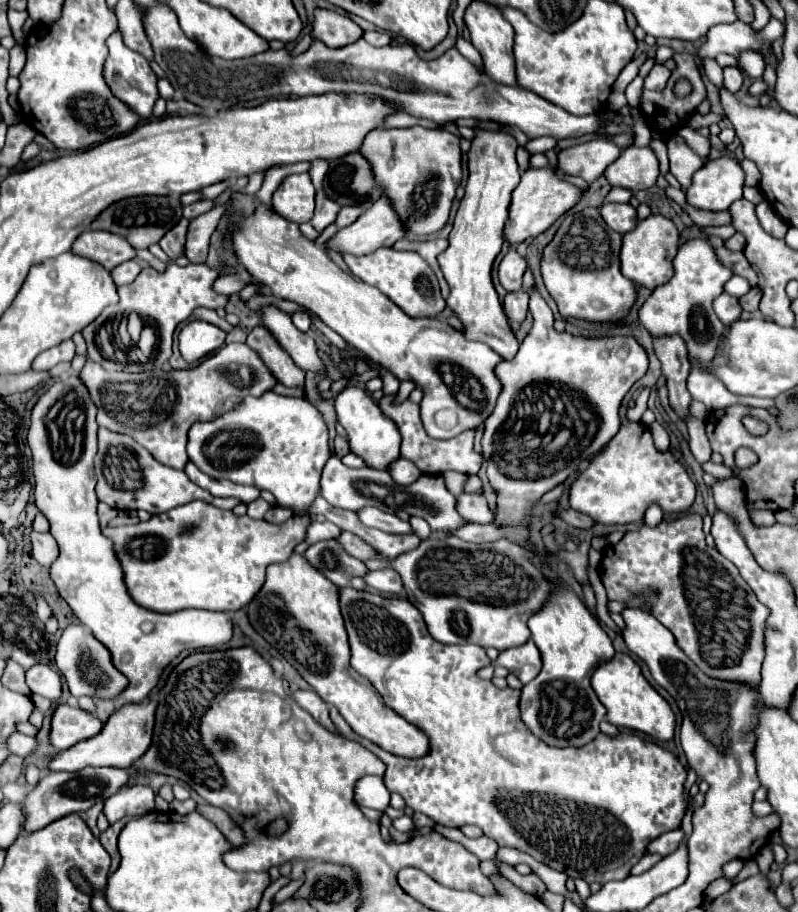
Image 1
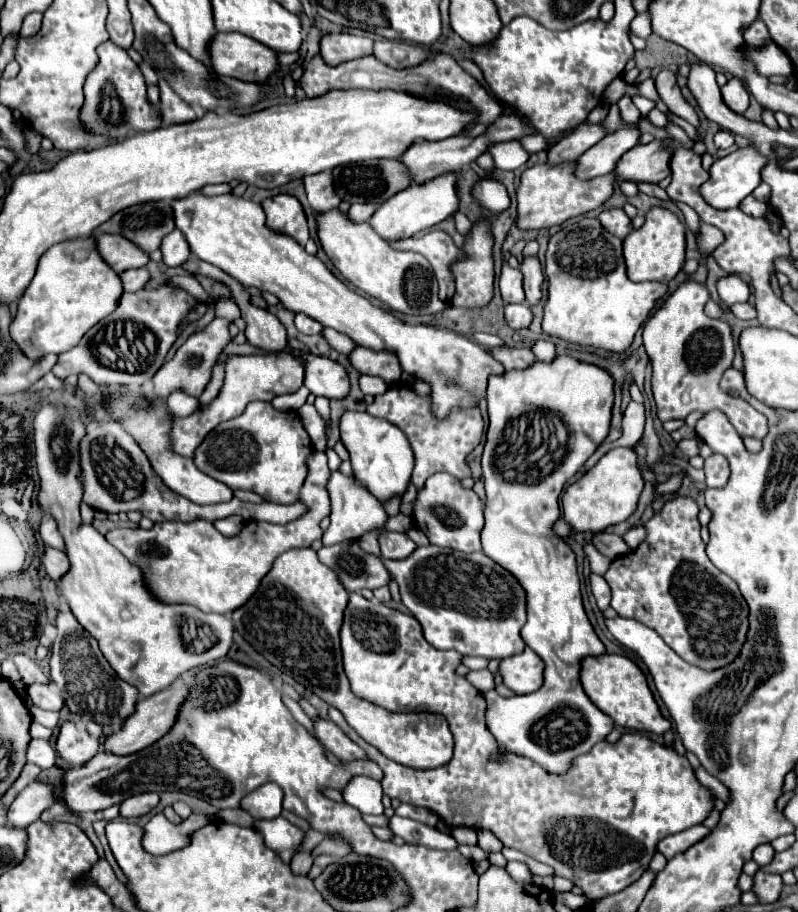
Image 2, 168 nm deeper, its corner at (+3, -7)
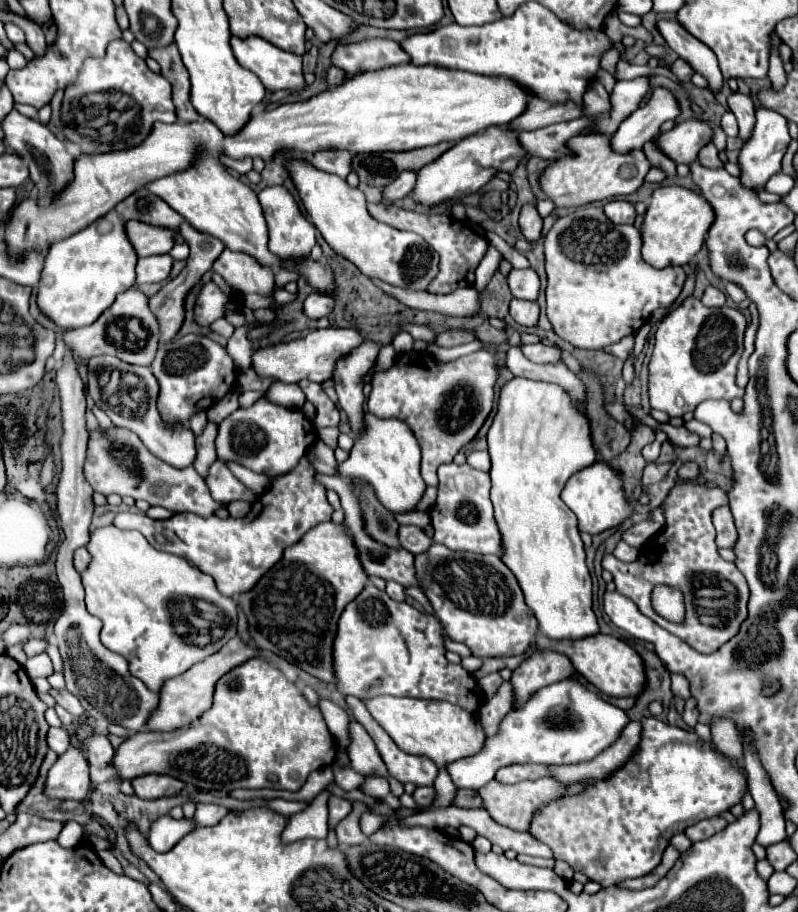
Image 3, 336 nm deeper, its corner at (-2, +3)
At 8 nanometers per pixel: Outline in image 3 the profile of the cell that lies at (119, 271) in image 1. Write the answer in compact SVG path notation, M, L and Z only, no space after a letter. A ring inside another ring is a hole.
M170 254L140 258L136 266L136 274L138 274L136 284L154 284L154 282L166 280L172 270L172 262L174 260Z

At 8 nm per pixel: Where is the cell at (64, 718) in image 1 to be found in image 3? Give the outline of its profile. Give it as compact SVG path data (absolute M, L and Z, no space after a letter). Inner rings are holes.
M82 724L78 728L78 736L82 740L82 746L86 748L88 754L88 762L96 768L106 768L110 766L112 758L114 758L114 748L110 744L110 740L106 736L96 736L94 730L86 724Z

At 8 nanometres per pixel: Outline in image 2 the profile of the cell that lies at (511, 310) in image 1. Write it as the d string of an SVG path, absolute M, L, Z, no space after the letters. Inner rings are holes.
M505 304L505 320L513 330L523 330L529 328L531 324L531 310L527 308L527 304Z

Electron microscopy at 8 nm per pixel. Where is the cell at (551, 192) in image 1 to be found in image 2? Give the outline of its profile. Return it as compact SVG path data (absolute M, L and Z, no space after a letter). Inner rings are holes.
M575 162L559 166L539 164L527 168L521 174L521 182L517 188L517 228L521 232L559 226L569 218L599 208L613 194L613 182L615 182L613 172L593 180L577 180L573 176L573 168Z

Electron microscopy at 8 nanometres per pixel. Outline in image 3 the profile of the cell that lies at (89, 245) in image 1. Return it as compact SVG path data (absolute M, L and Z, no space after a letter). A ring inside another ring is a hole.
M130 220L126 224L126 232L138 256L166 254L172 250L176 242L176 230L166 230L162 226L150 226L138 220Z

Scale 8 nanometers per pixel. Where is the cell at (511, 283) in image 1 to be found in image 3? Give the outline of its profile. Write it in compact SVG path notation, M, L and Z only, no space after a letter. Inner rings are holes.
M532 268L512 270L508 276L508 286L514 298L520 300L538 300L540 294L540 278Z

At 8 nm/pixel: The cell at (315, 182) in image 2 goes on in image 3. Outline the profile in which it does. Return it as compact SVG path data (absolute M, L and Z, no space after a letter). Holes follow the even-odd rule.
M318 150L312 156L312 164L318 170L346 178L350 172L350 158L352 158L350 152L344 152L344 150Z

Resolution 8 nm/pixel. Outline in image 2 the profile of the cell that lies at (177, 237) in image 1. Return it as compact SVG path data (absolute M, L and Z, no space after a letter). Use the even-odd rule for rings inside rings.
M173 230L165 240L161 242L161 252L163 252L163 264L167 266L181 266L189 258L189 244L185 236L181 236L181 230Z

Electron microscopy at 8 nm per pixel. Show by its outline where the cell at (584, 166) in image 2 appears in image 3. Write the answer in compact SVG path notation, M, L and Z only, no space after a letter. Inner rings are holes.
M654 88L648 102L632 112L612 134L612 148L618 152L642 148L650 138L654 138L666 120L676 120L680 116L678 98L666 88Z

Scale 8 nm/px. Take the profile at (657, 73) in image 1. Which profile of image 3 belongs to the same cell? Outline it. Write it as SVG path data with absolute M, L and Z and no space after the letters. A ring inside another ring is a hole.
M678 58L678 60L672 64L672 72L674 72L680 80L690 80L690 78L692 78L692 74L694 74L692 66L690 66L688 62L684 62L682 58Z

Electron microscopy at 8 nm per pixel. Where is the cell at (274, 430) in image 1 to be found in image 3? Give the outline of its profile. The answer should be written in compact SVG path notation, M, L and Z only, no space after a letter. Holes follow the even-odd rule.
M260 398L250 408L238 408L220 424L216 452L220 460L234 460L258 474L280 476L298 464L310 440L314 444L316 438L318 434L314 424L304 414L300 414L300 410L290 410Z

